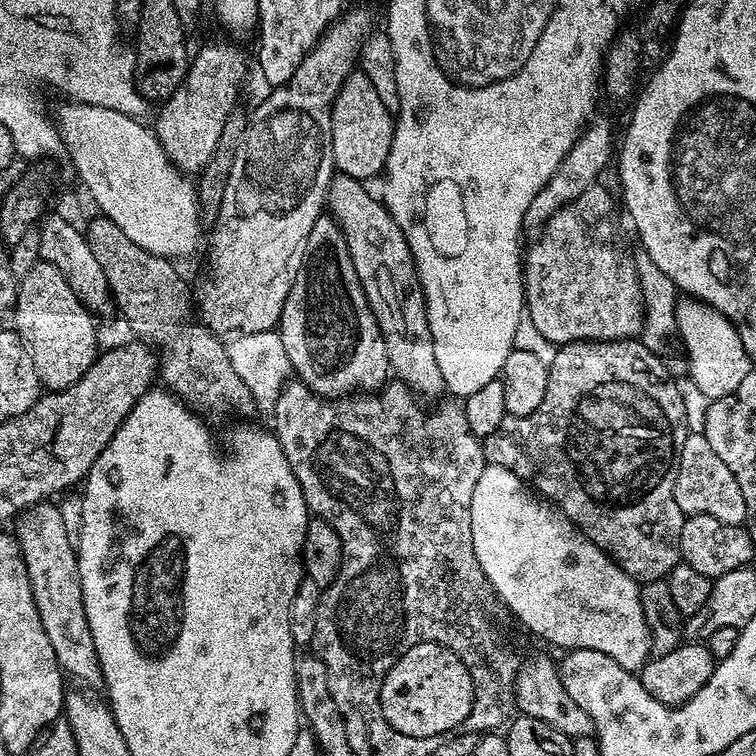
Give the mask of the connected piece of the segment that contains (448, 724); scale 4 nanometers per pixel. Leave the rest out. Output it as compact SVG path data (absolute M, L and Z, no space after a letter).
M421 639L410 646L390 666L382 682L380 701L386 722L410 738L444 738L455 733L466 722L474 702L474 682L464 662L465 657L457 649L447 648L435 639Z

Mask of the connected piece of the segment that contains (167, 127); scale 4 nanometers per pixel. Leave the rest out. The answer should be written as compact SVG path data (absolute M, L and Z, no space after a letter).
M224 40L204 44L200 53L191 57L188 73L184 75L184 81L178 85L175 94L159 105L160 113L156 116L154 131L160 139L160 145L181 172L199 173L204 164L210 162L228 116L237 111L240 83L247 72L248 64L238 45L227 44Z

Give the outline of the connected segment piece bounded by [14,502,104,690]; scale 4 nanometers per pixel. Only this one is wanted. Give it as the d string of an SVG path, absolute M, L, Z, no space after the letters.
M45 502L21 512L14 521L14 527L20 553L26 562L30 590L38 606L38 618L42 618L42 630L46 630L50 646L54 646L56 661L69 677L72 675L74 679L81 680L85 689L99 689L104 683L104 675L94 650L94 634L90 634L90 622L86 622L76 545L67 519L55 503Z

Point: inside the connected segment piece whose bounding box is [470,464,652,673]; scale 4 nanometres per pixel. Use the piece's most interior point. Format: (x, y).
(564, 588)

